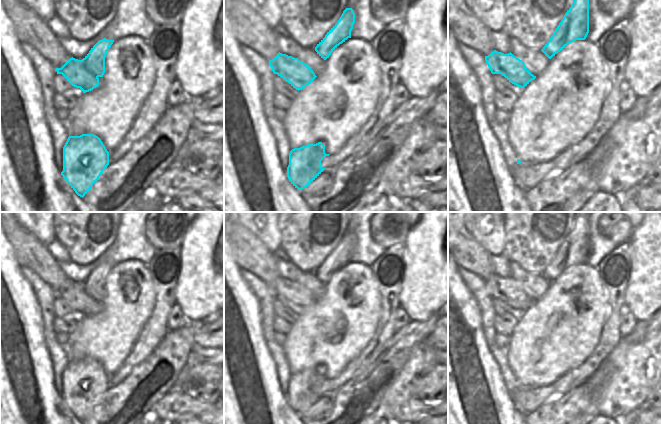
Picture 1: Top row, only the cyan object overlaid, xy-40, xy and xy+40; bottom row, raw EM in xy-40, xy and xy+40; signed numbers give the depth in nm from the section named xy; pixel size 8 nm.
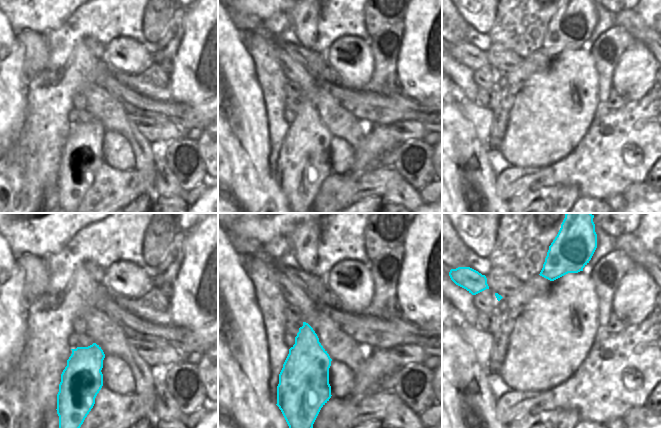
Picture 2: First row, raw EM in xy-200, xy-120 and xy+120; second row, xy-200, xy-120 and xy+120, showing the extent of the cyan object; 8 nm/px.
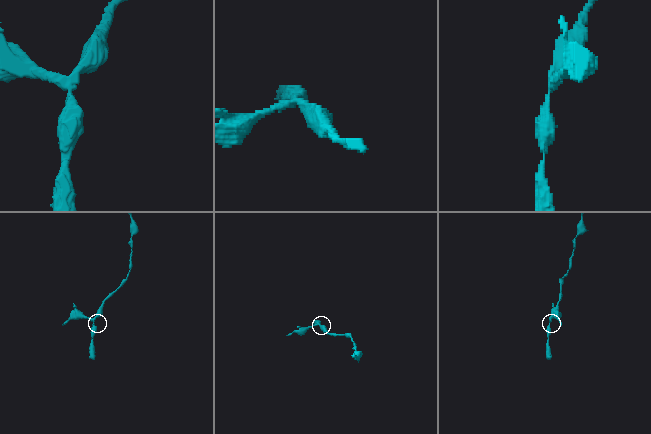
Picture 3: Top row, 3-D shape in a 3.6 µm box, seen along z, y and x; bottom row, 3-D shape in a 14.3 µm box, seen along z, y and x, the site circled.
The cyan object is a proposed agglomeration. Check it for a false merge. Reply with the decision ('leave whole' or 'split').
split

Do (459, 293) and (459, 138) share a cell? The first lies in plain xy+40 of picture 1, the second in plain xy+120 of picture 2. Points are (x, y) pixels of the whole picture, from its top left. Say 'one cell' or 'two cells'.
one cell

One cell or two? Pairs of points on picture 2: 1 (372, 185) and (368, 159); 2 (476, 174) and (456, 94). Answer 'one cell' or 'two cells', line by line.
1: two cells
2: one cell

